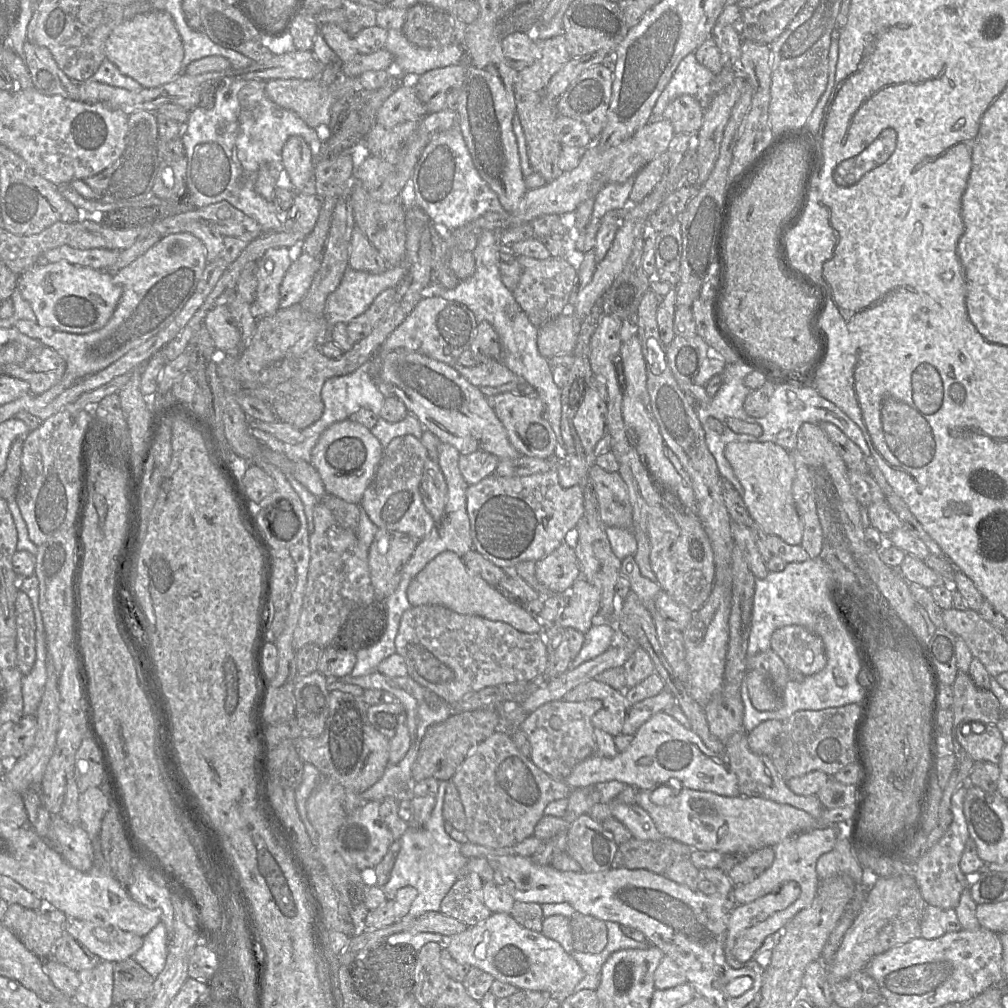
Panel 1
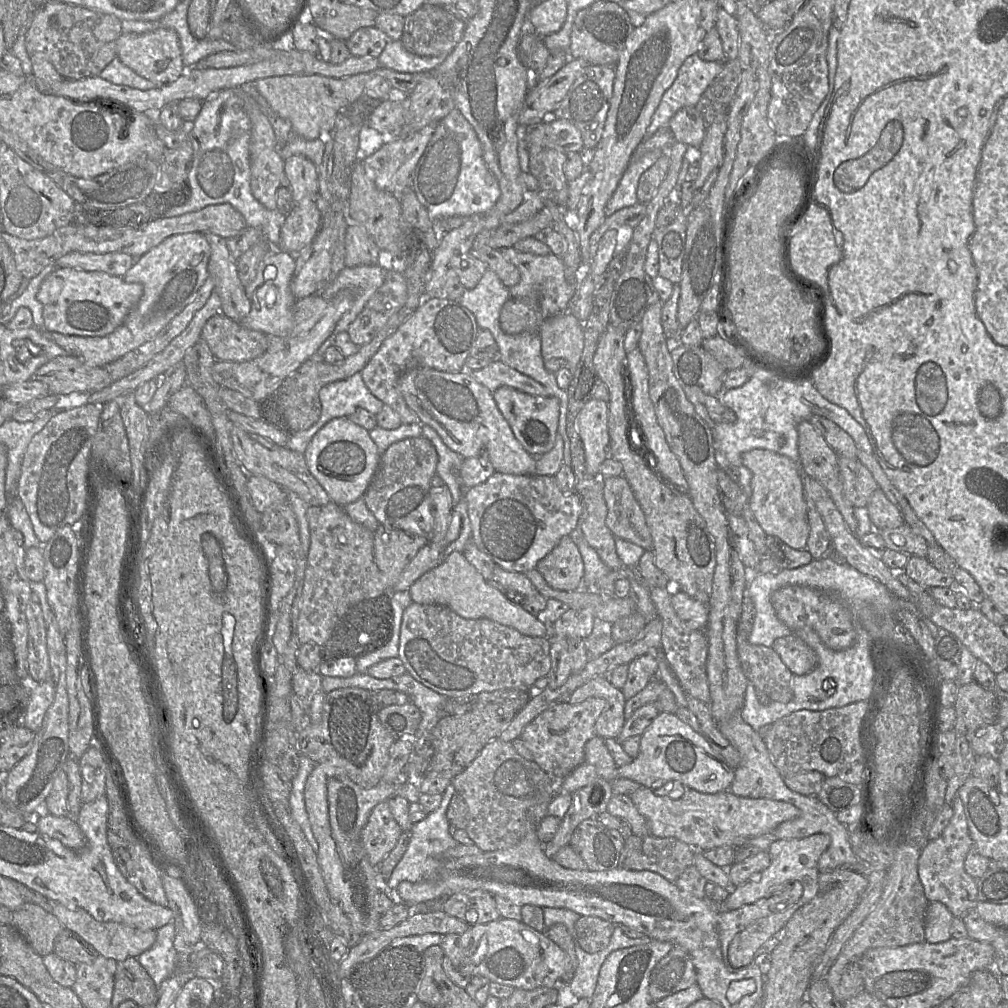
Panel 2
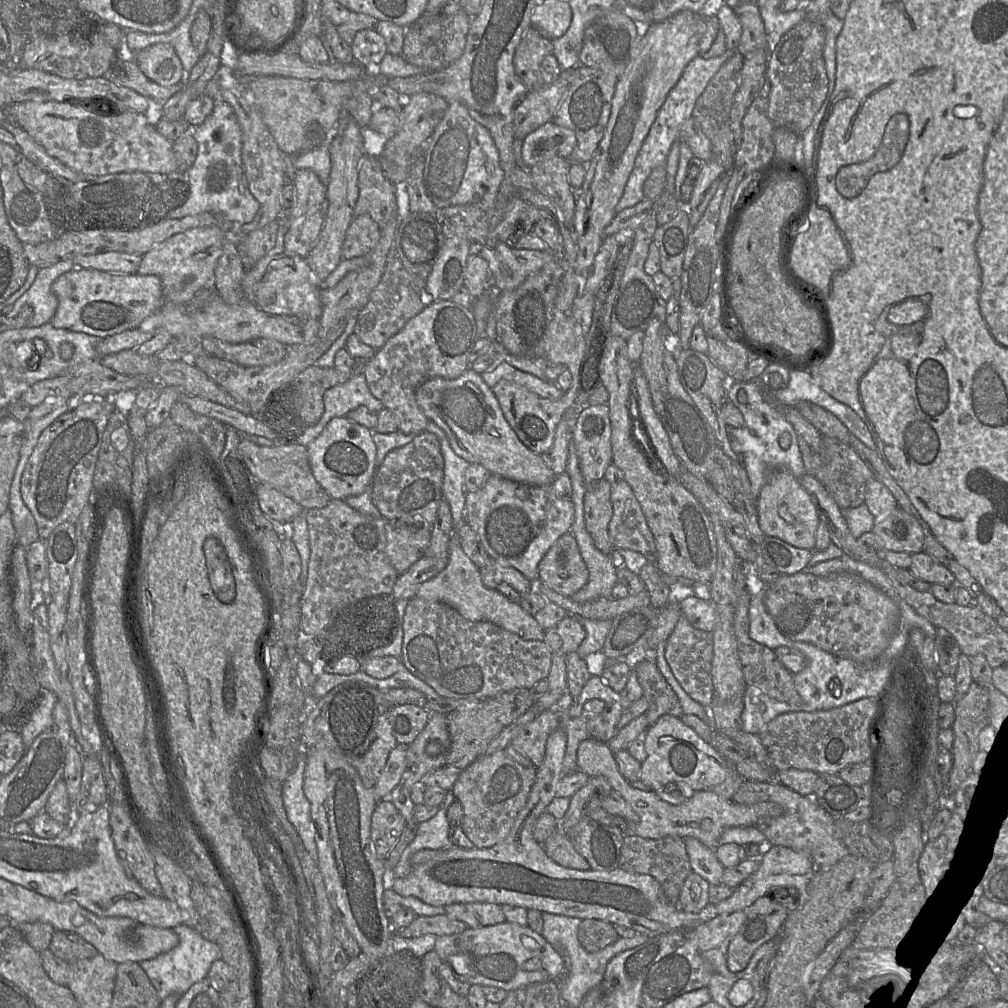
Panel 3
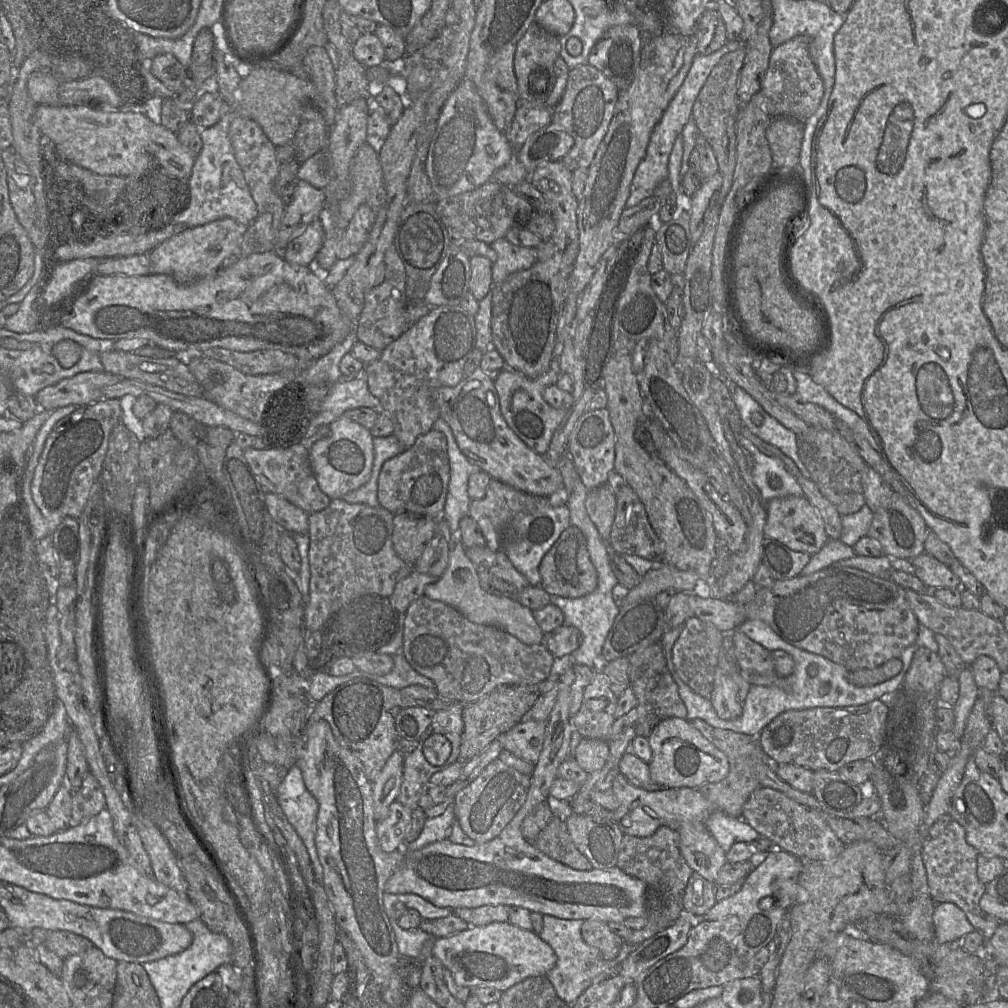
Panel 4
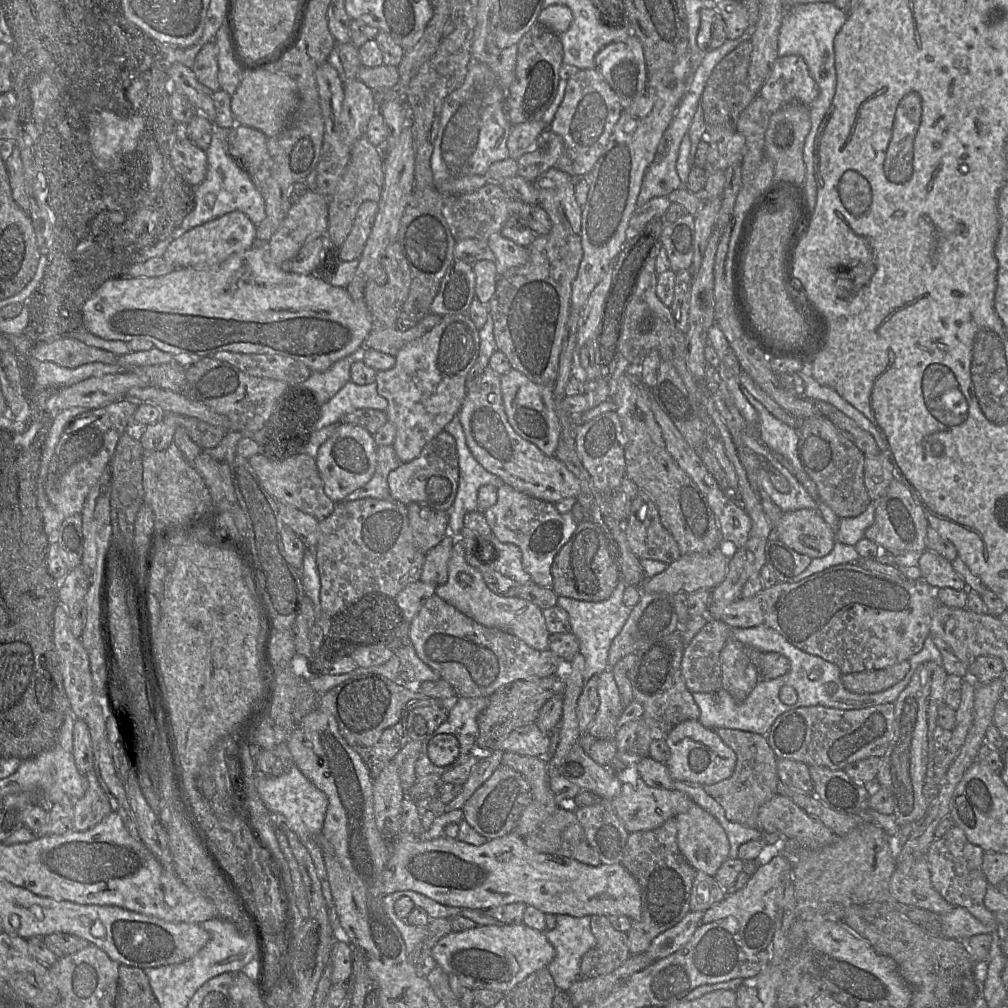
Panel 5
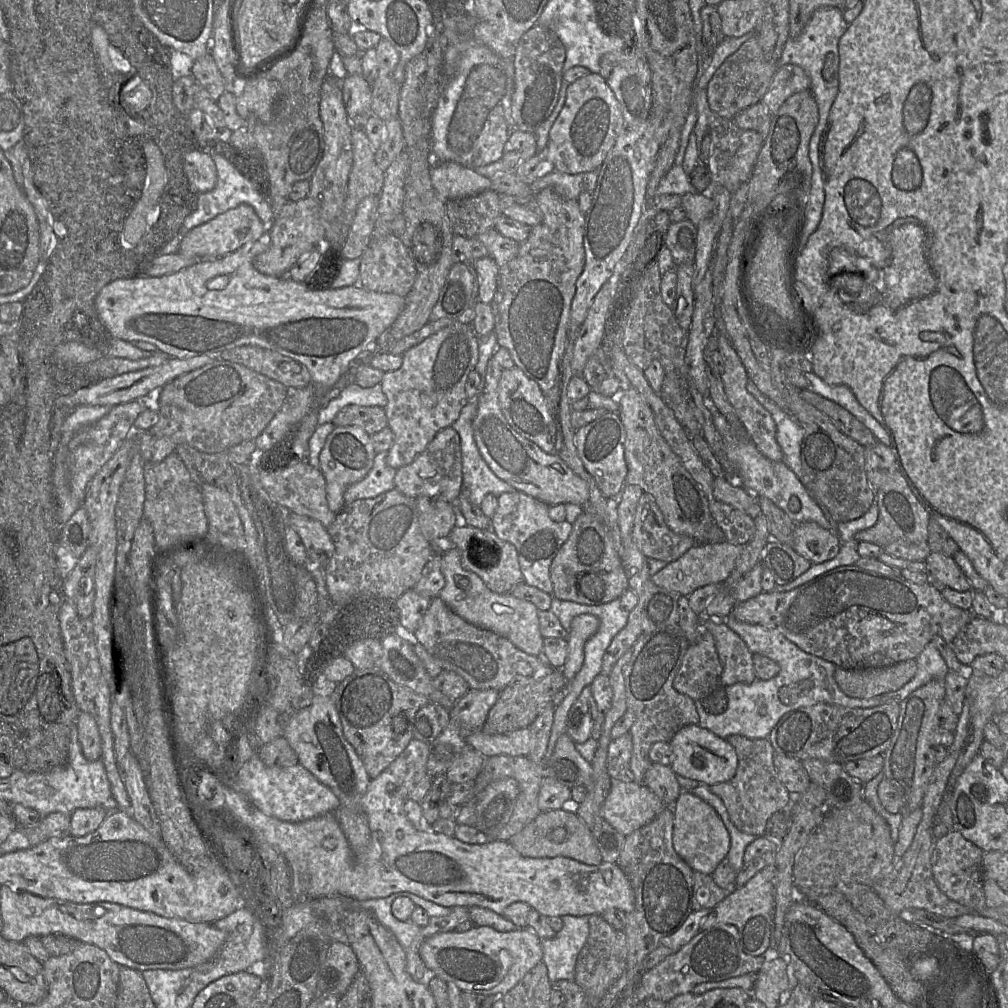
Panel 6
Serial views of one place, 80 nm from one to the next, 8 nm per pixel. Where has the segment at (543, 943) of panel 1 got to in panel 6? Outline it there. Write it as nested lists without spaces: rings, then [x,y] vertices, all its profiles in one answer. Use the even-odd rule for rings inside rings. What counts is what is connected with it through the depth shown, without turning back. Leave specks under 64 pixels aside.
[[[474,926],[458,932],[438,933],[423,942],[420,957],[427,968],[446,983],[453,982],[462,991],[478,991],[483,994],[503,996],[510,991],[532,968],[543,959],[542,939],[529,927],[500,932],[490,926]]]

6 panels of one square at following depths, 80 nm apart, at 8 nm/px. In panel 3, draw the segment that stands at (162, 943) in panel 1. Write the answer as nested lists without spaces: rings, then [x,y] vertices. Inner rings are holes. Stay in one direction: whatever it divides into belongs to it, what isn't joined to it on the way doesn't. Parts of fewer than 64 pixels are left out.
[[[178,924],[173,930],[179,938],[176,947],[152,959],[138,962],[149,978],[160,1001],[171,994],[184,994],[191,985],[207,976],[209,968],[215,960],[221,959],[219,946],[204,939],[194,928]]]

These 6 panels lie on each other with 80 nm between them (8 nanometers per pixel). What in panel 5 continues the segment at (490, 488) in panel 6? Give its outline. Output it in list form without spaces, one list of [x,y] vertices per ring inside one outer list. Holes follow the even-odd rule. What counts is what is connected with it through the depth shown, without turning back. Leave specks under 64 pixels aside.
[[[456,415],[444,430],[456,441],[459,461],[459,483],[455,500],[448,513],[448,530],[453,537],[459,537],[464,516],[478,510],[478,490],[484,485],[499,487],[504,482],[490,473],[474,458],[467,446],[462,425]]]

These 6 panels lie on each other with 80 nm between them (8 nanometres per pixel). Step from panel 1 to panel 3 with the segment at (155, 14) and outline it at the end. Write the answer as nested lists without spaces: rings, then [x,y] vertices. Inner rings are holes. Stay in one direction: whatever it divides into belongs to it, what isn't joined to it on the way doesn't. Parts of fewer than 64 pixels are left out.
[[[157,43],[134,54],[135,62],[142,73],[161,86],[179,84],[183,75],[183,65],[174,48]]]

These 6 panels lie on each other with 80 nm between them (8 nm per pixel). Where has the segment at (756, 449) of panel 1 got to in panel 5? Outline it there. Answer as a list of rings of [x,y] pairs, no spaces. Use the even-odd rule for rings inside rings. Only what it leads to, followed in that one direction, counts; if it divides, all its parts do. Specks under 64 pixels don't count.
[[[809,508],[783,513],[772,531],[776,539],[811,559],[829,554],[836,542],[835,531],[816,510]]]

